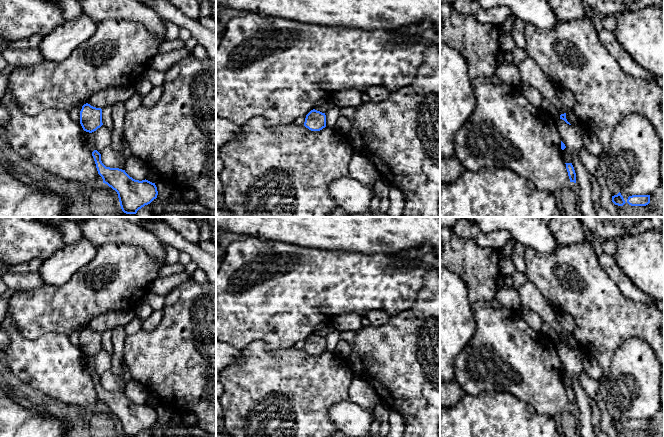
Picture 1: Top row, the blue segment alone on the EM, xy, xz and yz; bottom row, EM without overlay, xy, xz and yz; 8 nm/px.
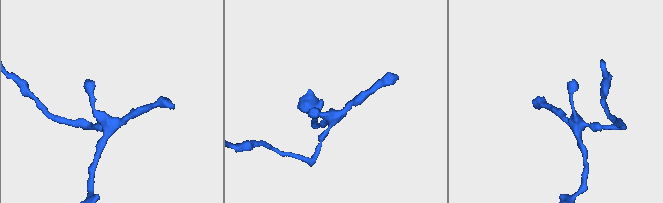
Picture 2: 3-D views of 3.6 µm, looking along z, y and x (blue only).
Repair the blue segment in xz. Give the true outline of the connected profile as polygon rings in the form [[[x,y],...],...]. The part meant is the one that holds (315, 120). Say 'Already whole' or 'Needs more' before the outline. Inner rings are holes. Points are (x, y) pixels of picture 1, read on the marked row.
Already whole. [[[315,109],[311,110],[305,118],[304,126],[311,131],[320,131],[326,127],[326,115]]]

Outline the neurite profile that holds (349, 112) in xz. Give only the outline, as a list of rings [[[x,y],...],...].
[[[341,107],[339,110],[340,110],[340,115],[344,115],[350,121],[354,120],[354,116],[356,113],[356,107]]]

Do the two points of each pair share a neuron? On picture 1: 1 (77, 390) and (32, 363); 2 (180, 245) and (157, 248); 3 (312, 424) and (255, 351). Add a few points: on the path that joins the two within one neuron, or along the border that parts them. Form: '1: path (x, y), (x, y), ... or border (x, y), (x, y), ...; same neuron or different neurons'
1: path (66, 380), (49, 363), (43, 363); same neuron
2: border (146, 229), (150, 230), (163, 245); different neurons
3: path (295, 406), (295, 395), (269, 369); same neuron

